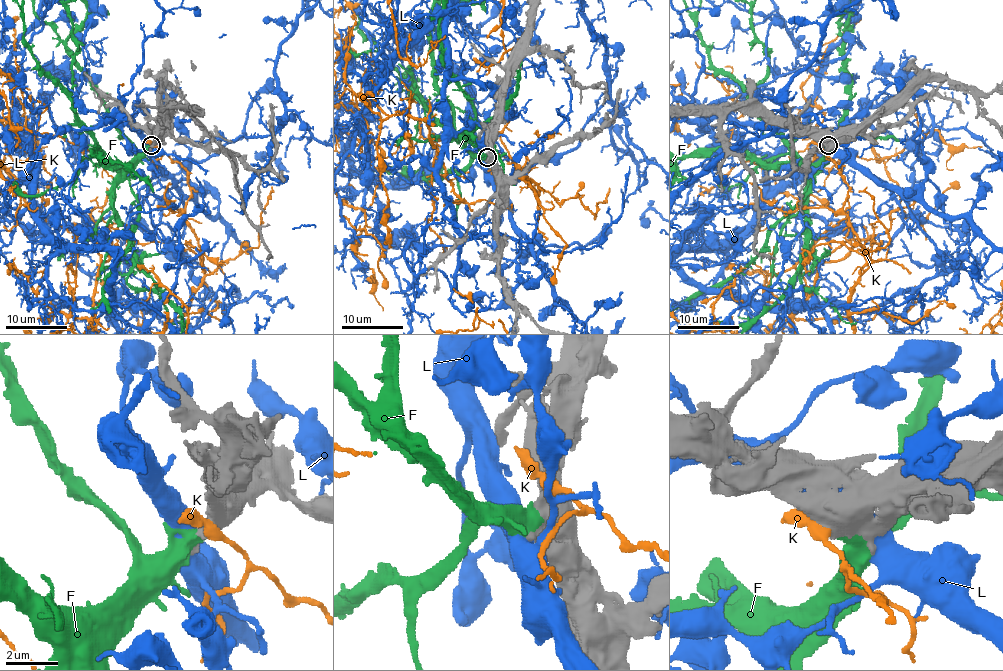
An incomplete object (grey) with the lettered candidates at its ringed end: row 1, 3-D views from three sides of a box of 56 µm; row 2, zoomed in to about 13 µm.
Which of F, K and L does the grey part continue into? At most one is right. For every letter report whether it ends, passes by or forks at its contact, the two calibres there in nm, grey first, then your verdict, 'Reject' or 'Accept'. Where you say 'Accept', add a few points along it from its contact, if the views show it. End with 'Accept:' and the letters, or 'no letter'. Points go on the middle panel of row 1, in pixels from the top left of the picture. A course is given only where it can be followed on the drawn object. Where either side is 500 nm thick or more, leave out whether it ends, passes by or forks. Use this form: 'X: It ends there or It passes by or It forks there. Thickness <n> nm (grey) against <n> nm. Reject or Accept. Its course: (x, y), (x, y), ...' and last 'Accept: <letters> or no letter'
F: Thickness 700 nm (grey) against 600 nm. Accept
K: Thickness 800 nm (grey) against 360 nm. Reject
L: Thickness 500 nm (grey) against 750 nm. Reject
Accept: F

